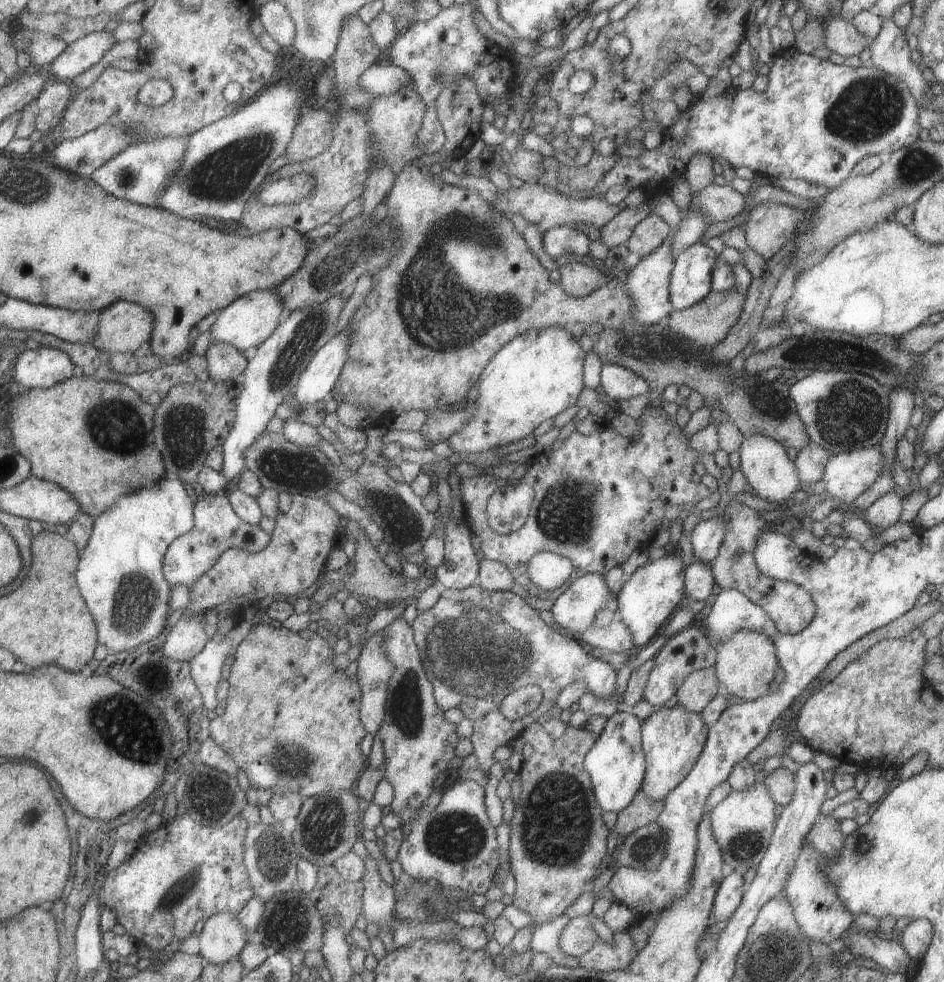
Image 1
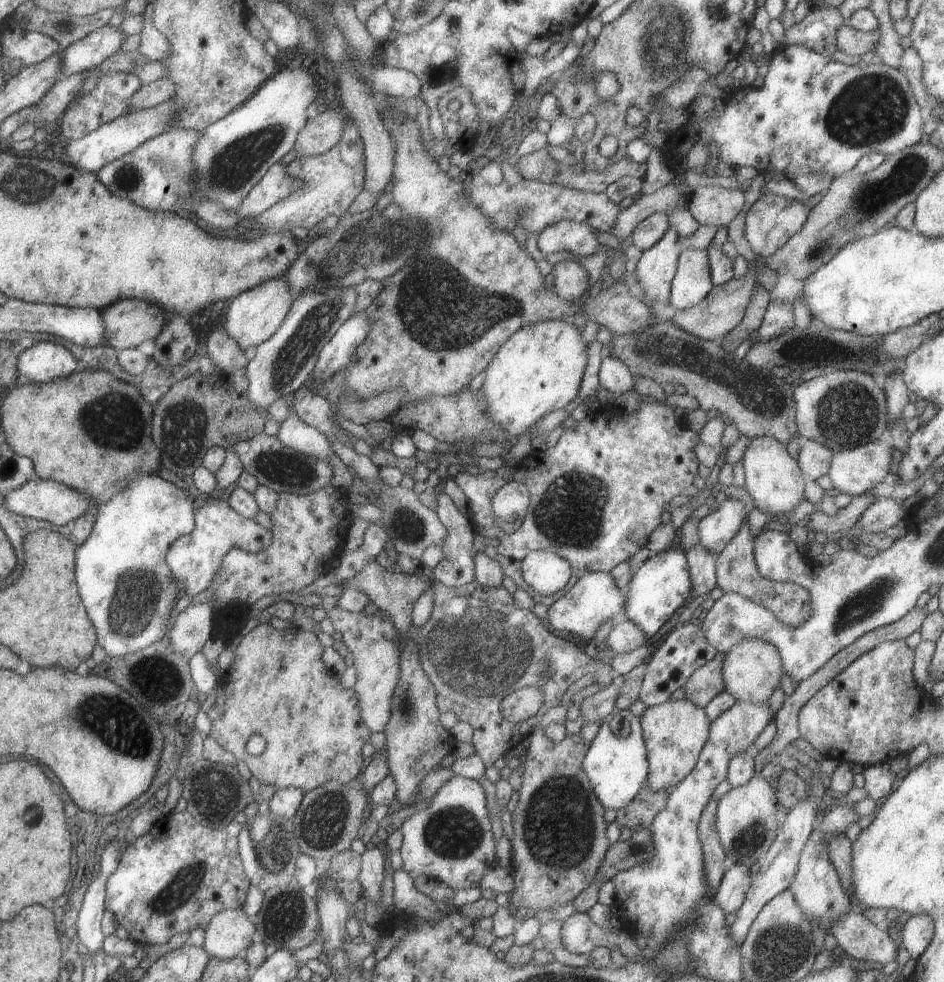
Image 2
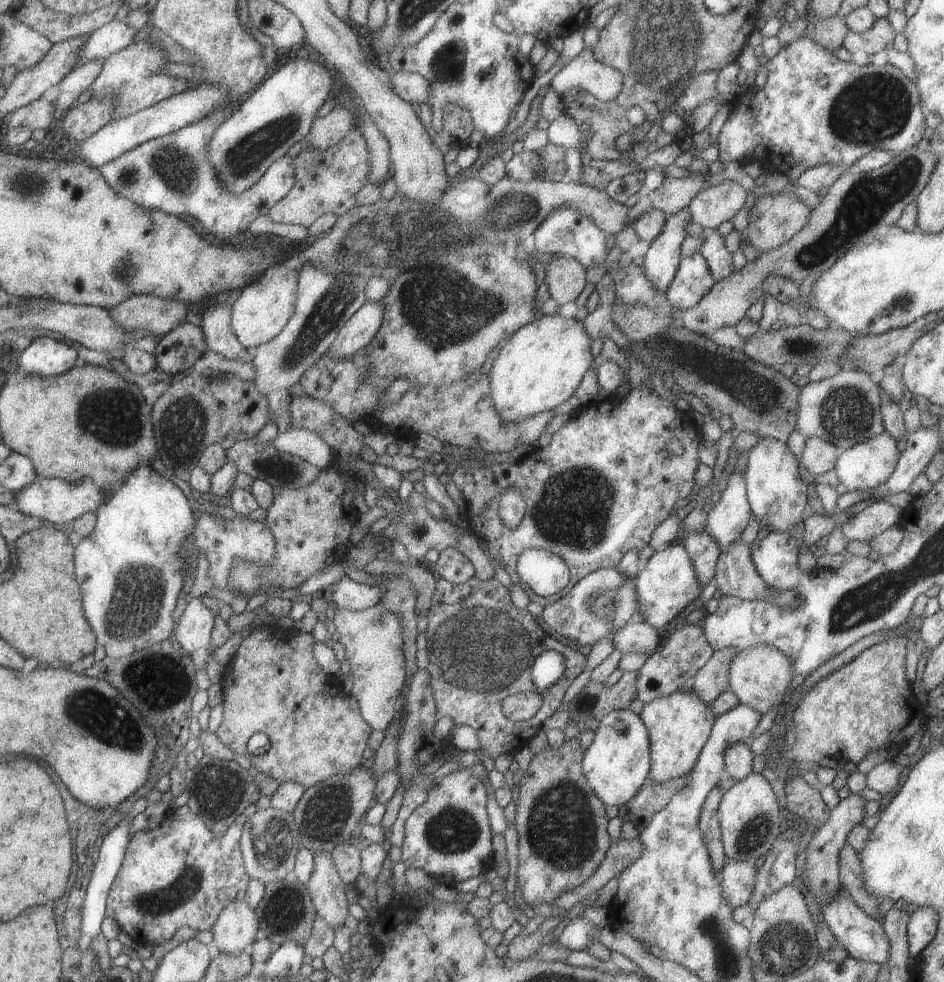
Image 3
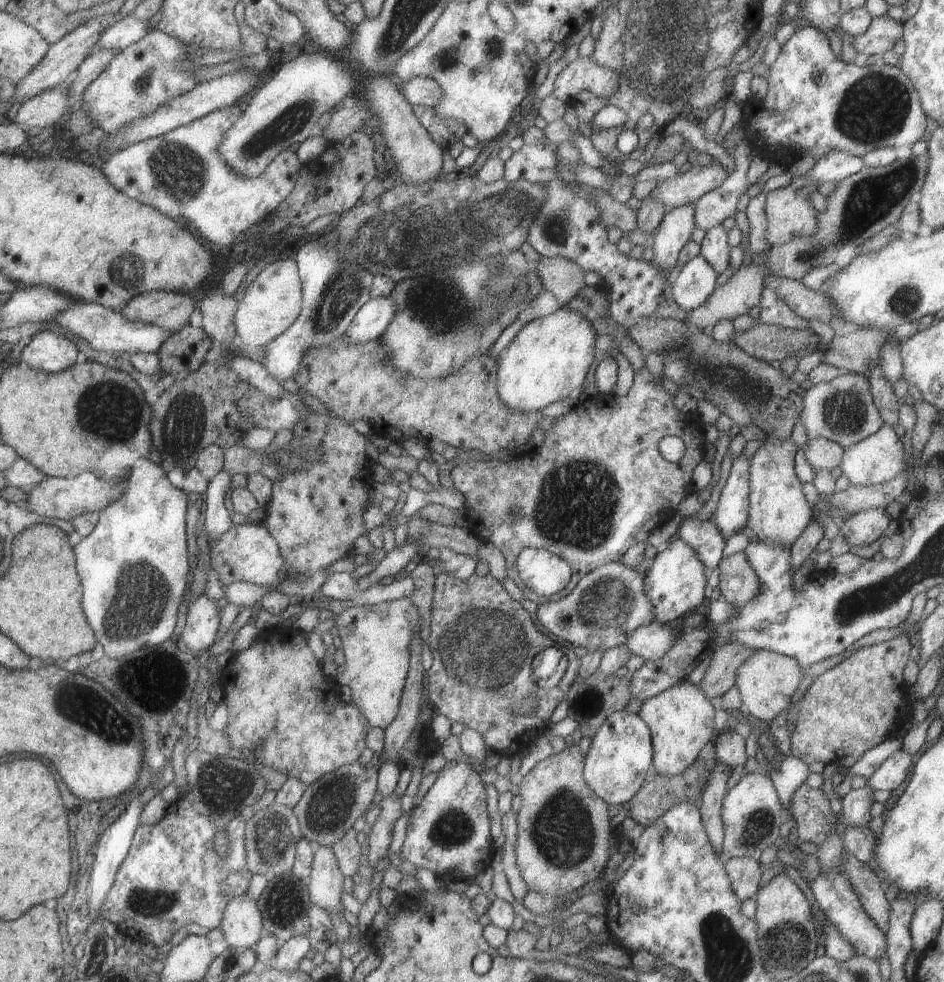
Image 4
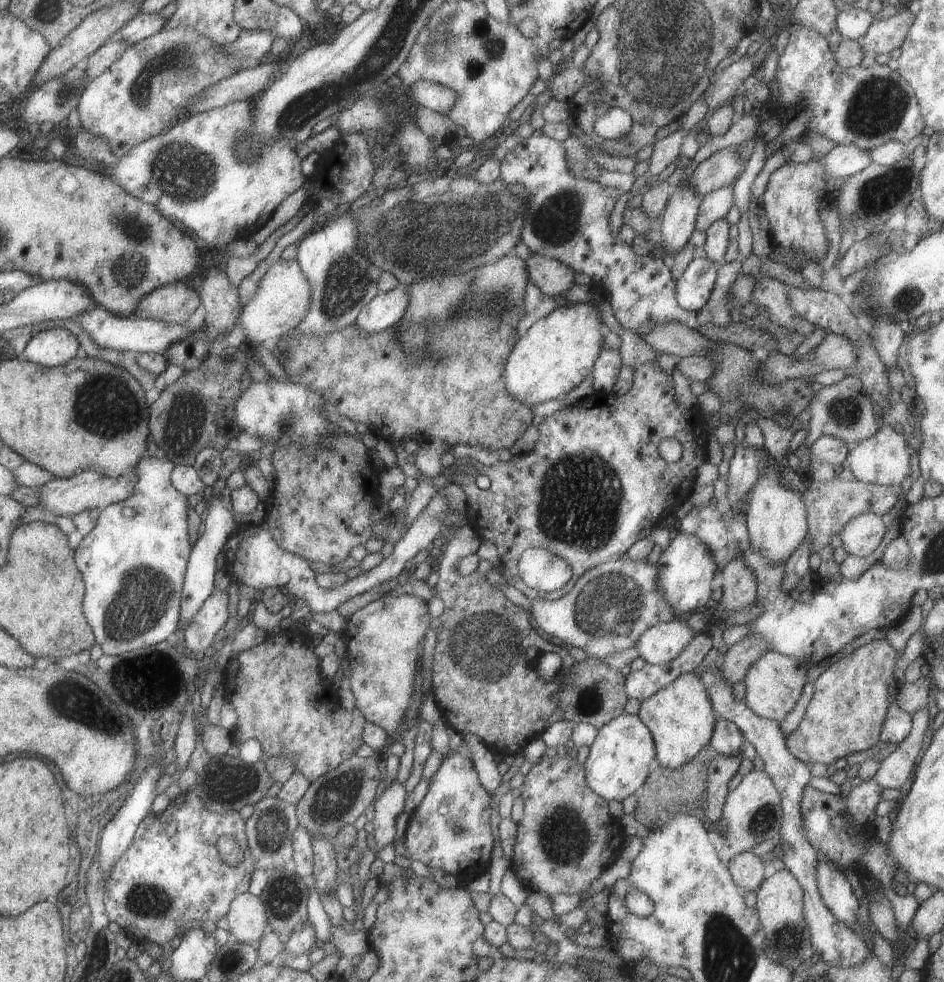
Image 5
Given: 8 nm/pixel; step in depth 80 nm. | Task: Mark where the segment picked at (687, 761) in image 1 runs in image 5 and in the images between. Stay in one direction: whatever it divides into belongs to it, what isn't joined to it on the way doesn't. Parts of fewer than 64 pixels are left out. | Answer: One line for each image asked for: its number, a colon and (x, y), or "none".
2: (674, 731)
3: (678, 724)
4: (680, 719)
5: (679, 716)

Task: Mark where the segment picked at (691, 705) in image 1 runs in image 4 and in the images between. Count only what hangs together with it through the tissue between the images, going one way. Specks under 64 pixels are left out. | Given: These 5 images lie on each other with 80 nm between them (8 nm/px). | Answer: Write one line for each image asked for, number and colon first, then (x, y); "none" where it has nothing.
2: (705, 682)
3: (711, 679)
4: (719, 676)

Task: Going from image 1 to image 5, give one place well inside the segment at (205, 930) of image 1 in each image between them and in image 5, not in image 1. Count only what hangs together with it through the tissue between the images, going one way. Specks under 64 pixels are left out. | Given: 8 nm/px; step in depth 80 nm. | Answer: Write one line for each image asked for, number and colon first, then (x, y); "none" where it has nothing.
2: (229, 932)
3: (236, 928)
4: (241, 924)
5: (246, 920)

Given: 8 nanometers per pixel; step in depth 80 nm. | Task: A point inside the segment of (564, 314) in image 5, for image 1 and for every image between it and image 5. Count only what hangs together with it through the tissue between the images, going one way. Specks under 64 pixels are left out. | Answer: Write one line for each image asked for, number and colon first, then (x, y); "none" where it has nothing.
1: (538, 373)
2: (538, 369)
3: (540, 365)
4: (547, 359)

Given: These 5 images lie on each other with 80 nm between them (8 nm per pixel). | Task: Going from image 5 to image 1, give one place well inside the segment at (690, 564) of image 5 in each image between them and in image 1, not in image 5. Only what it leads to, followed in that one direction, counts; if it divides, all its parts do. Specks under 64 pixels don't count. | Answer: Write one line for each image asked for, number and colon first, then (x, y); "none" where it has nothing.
1: (652, 591)
2: (662, 583)
3: (668, 583)
4: (674, 583)

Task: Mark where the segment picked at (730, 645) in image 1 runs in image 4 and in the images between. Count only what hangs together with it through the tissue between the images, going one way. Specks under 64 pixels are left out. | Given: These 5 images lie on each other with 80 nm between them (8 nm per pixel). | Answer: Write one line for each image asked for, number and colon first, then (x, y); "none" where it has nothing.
2: (751, 669)
3: (759, 676)
4: (766, 680)

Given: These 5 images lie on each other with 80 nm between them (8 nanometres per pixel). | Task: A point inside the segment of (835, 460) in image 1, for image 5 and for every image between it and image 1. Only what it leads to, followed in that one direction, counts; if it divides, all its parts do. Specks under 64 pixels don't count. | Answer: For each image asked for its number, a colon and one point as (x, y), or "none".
2: (854, 471)
3: (868, 464)
4: (877, 459)
5: (882, 459)

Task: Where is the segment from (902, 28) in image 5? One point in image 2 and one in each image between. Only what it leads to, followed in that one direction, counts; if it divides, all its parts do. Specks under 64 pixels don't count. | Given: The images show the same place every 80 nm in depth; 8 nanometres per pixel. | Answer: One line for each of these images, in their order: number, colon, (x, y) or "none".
2: (854, 43)
3: (878, 37)
4: (882, 33)

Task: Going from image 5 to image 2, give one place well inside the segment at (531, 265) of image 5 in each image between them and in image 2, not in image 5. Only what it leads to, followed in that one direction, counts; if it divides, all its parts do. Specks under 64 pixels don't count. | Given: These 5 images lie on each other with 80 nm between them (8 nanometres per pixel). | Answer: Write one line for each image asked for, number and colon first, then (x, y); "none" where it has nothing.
2: (570, 279)
3: (565, 277)
4: (562, 278)

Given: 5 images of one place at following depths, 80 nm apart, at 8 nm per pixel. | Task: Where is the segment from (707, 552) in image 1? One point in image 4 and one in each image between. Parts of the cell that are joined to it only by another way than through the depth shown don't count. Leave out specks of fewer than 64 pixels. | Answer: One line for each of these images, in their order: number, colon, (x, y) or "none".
2: (715, 530)
3: (725, 520)
4: (731, 512)

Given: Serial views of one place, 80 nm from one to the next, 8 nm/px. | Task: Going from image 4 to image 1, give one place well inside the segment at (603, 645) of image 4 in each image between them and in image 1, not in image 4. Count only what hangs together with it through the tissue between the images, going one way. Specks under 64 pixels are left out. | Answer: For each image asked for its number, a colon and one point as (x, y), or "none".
1: (573, 610)
2: (582, 607)
3: (602, 601)

